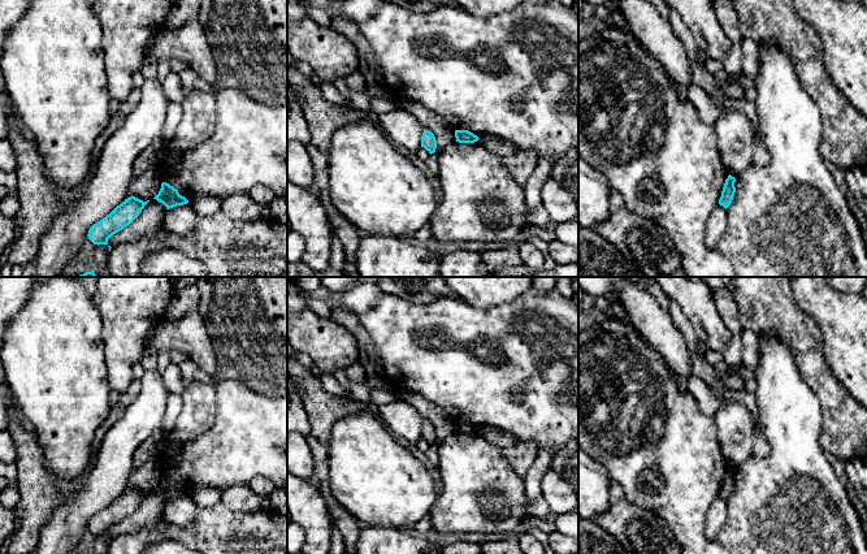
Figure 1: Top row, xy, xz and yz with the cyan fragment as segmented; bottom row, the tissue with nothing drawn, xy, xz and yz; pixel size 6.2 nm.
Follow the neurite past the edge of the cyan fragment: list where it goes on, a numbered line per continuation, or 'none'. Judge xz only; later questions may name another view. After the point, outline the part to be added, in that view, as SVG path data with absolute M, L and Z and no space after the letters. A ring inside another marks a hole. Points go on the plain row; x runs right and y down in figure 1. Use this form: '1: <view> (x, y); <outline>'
none

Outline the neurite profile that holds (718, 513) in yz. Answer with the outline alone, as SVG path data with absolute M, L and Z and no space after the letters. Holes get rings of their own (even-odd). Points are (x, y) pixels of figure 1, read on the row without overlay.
M718 495L706 514L706 536L716 540L720 527L728 518L728 499Z

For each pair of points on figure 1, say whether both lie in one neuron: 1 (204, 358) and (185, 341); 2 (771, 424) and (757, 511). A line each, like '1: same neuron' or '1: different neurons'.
1: same neuron
2: same neuron

